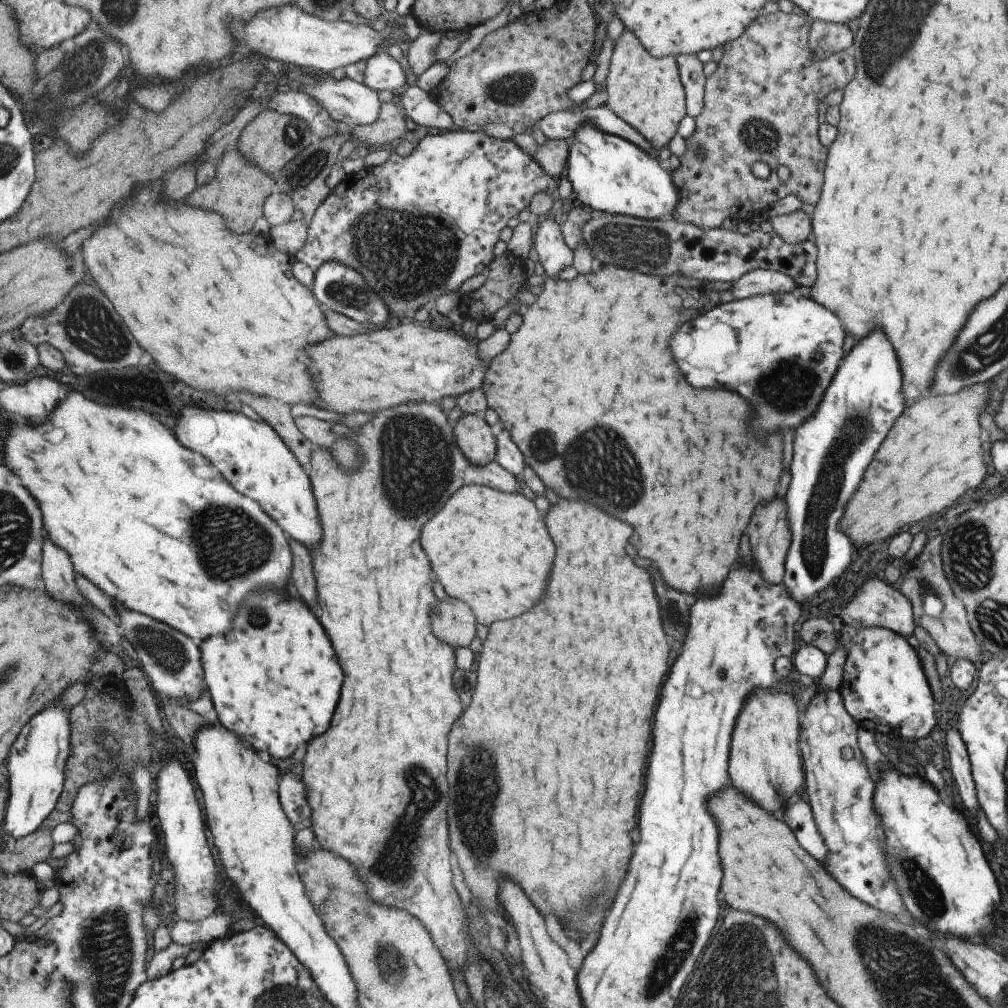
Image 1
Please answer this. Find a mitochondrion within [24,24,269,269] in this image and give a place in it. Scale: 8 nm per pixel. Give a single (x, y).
(90, 61)

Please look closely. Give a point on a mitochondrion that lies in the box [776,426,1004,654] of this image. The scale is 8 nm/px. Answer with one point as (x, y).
(971, 555)

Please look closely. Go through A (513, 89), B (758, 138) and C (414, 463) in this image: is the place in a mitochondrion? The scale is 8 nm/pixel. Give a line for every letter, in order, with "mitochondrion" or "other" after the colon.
A: mitochondrion
B: mitochondrion
C: mitochondrion

